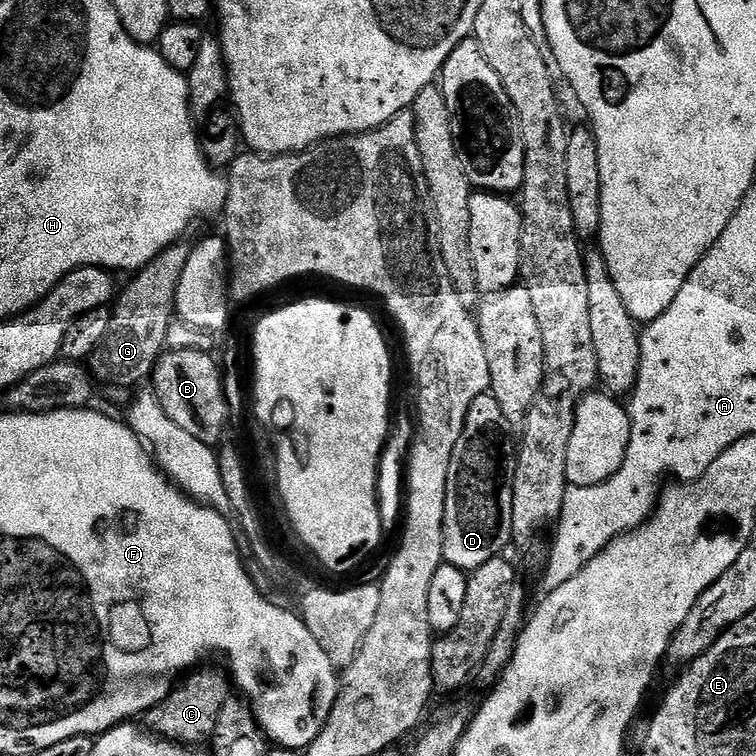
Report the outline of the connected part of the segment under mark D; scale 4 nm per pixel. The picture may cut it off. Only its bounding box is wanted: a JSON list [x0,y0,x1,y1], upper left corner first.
[444,395,514,574]

